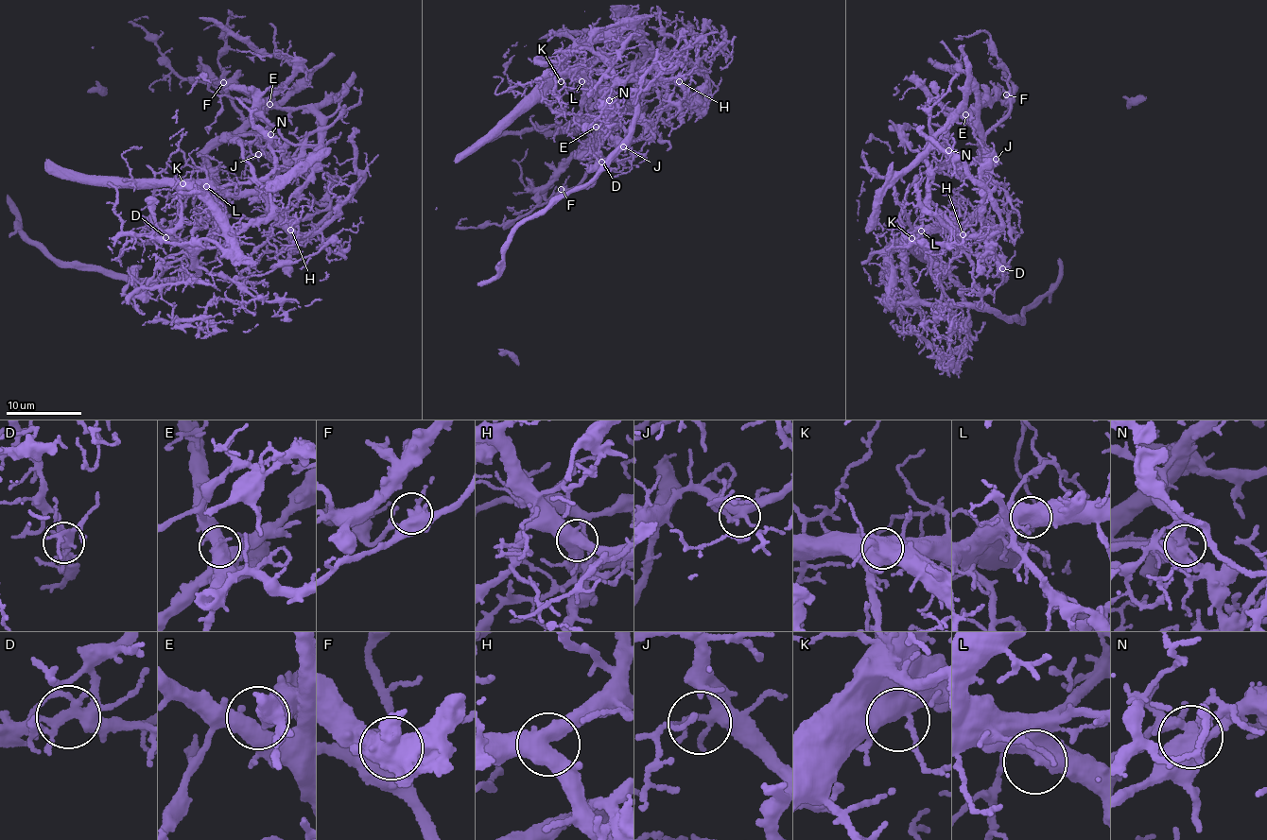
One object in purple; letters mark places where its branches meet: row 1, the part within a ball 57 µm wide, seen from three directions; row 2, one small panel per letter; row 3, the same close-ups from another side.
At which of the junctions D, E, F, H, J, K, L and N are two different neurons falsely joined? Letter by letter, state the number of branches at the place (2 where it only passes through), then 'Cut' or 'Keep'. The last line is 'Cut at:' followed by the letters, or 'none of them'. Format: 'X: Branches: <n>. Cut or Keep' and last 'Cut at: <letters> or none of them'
D: Branches: 6. Keep
E: Branches: 2. Keep
F: Branches: 5. Keep
H: Branches: 4. Keep
J: Branches: 4. Keep
K: Branches: 2. Keep
L: Branches: 2. Keep
N: Branches: 5. Cut
Cut at: N

